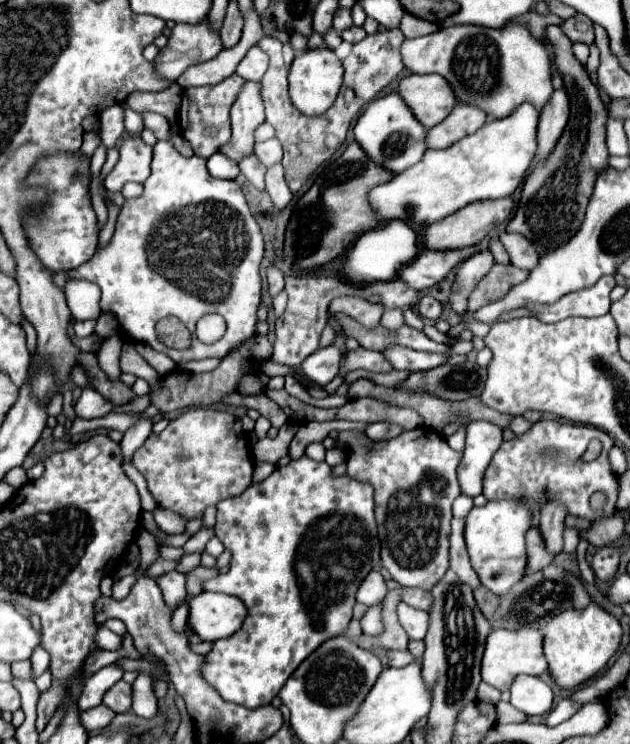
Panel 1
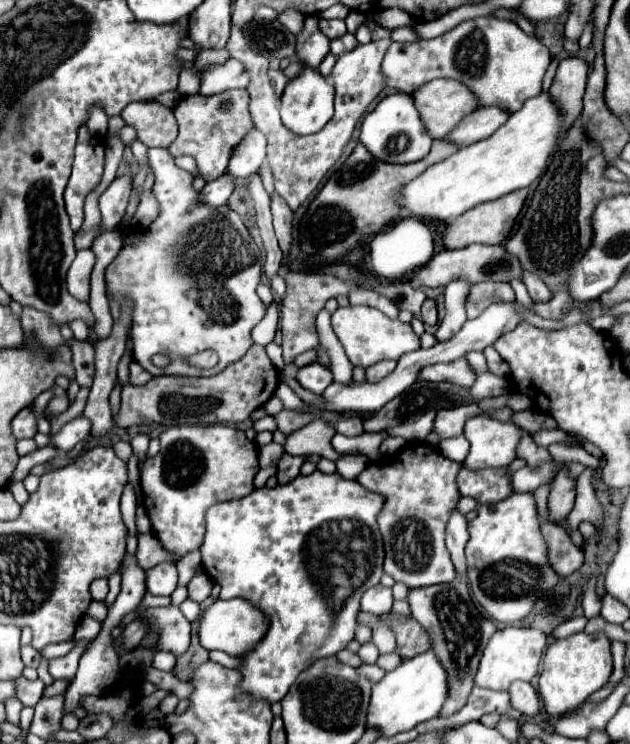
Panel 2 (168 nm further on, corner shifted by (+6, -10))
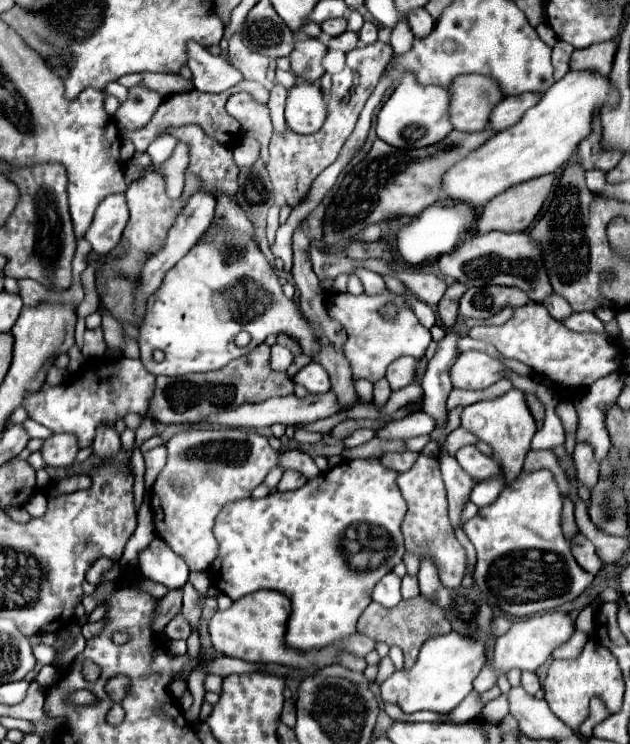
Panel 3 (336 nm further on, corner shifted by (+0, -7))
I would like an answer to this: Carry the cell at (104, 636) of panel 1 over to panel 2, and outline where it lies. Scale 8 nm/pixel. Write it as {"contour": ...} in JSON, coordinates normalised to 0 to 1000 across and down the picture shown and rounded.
{"contour":[[[119,862],[98,863],[98,866],[79,866],[79,868],[73,868],[63,879],[67,879],[73,887],[83,887],[83,884],[92,884],[92,882],[108,879],[119,866]]]}

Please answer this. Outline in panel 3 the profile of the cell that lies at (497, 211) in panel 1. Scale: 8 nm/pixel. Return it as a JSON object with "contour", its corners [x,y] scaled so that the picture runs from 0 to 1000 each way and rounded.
{"contour":[[[863,235],[857,241],[841,241],[838,246],[825,246],[825,251],[813,251],[813,257],[800,257],[800,262],[790,262],[787,267],[775,270],[765,281],[762,292],[756,294],[756,316],[768,316],[778,310],[800,310],[800,313],[825,313],[835,310],[848,292],[854,289],[867,262],[876,254],[879,235]]]}

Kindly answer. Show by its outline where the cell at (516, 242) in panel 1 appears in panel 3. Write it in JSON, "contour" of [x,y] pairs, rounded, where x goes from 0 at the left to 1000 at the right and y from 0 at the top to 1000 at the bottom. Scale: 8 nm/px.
{"contour":[[[873,394],[867,402],[863,402],[863,413],[870,415],[870,421],[879,426],[879,429],[895,429],[895,423],[908,421],[908,415],[902,413],[902,405],[886,397],[886,394]]]}

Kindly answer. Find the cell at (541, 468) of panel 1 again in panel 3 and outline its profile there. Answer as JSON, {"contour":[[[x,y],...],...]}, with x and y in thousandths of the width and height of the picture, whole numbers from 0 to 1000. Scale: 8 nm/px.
{"contour":[[[740,598],[724,609],[724,620],[730,628],[752,644],[752,647],[768,647],[794,638],[794,625],[775,614],[765,612],[752,598]]]}

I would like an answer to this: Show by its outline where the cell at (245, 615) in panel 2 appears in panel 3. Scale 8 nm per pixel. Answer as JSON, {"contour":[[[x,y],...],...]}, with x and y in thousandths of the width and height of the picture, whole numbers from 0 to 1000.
{"contour":[[[413,792],[406,797],[387,800],[384,805],[371,808],[362,819],[346,819],[340,829],[333,832],[330,848],[337,859],[337,870],[349,880],[362,883],[378,883],[397,891],[441,891],[451,894],[457,891],[460,897],[492,897],[492,894],[527,894],[533,888],[533,878],[540,872],[549,872],[562,878],[565,883],[578,883],[584,875],[594,872],[590,859],[565,851],[559,859],[546,859],[546,864],[533,864],[533,870],[517,870],[517,875],[489,875],[489,878],[473,878],[467,872],[451,872],[451,851],[454,851],[454,835],[460,827],[460,808],[441,794],[425,794]]]}

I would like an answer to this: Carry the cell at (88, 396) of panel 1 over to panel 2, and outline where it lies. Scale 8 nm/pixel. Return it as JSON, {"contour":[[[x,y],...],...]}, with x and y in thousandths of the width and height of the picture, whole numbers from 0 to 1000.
{"contour":[[[124,559],[95,575],[92,583],[83,586],[83,594],[86,602],[92,602],[95,608],[111,608],[127,591],[140,589],[140,583],[143,583],[143,565]]]}

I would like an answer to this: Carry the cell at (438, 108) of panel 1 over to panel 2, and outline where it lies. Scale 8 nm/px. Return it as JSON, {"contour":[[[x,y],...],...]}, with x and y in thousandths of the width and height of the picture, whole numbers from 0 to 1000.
{"contour":[[[686,108],[667,116],[654,129],[686,185],[708,185],[737,156],[762,142],[749,121],[727,108]]]}

